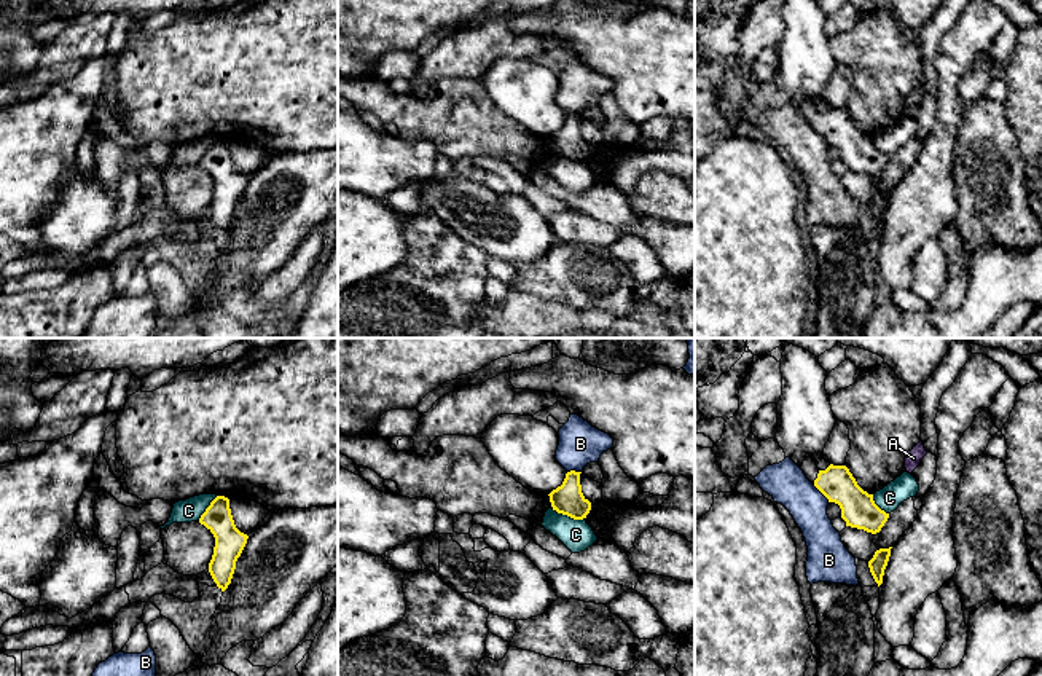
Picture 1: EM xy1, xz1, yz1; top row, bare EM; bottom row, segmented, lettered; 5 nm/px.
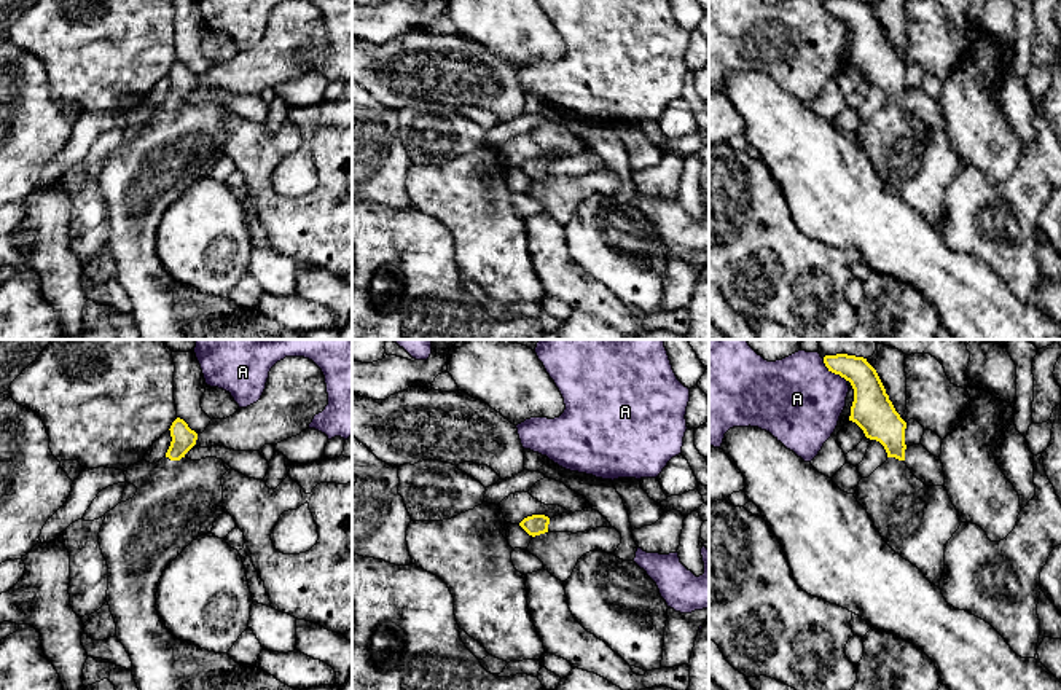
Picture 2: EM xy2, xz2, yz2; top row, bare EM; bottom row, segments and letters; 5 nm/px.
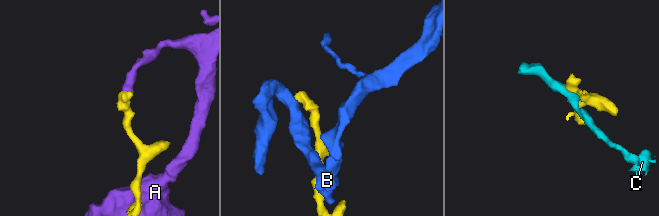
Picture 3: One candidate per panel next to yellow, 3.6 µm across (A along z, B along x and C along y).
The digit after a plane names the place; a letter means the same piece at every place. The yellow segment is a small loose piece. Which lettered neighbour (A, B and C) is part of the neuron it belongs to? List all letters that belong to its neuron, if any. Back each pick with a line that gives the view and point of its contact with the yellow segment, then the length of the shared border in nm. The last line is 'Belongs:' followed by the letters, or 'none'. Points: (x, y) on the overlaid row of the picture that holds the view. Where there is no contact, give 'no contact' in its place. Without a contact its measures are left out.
Belongs: none

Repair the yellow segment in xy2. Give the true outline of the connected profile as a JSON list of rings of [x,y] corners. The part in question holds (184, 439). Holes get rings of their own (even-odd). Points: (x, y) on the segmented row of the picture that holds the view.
[[[177,418],[170,425],[170,446],[166,456],[150,464],[140,461],[124,468],[126,481],[137,488],[132,499],[105,513],[99,543],[108,566],[107,602],[116,623],[116,637],[132,661],[132,676],[139,690],[300,690],[292,688],[256,666],[242,666],[228,653],[215,653],[177,639],[166,628],[156,610],[158,582],[164,569],[198,537],[210,534],[223,510],[221,476],[233,470],[217,457],[191,461],[185,454],[196,445],[198,433]]]

